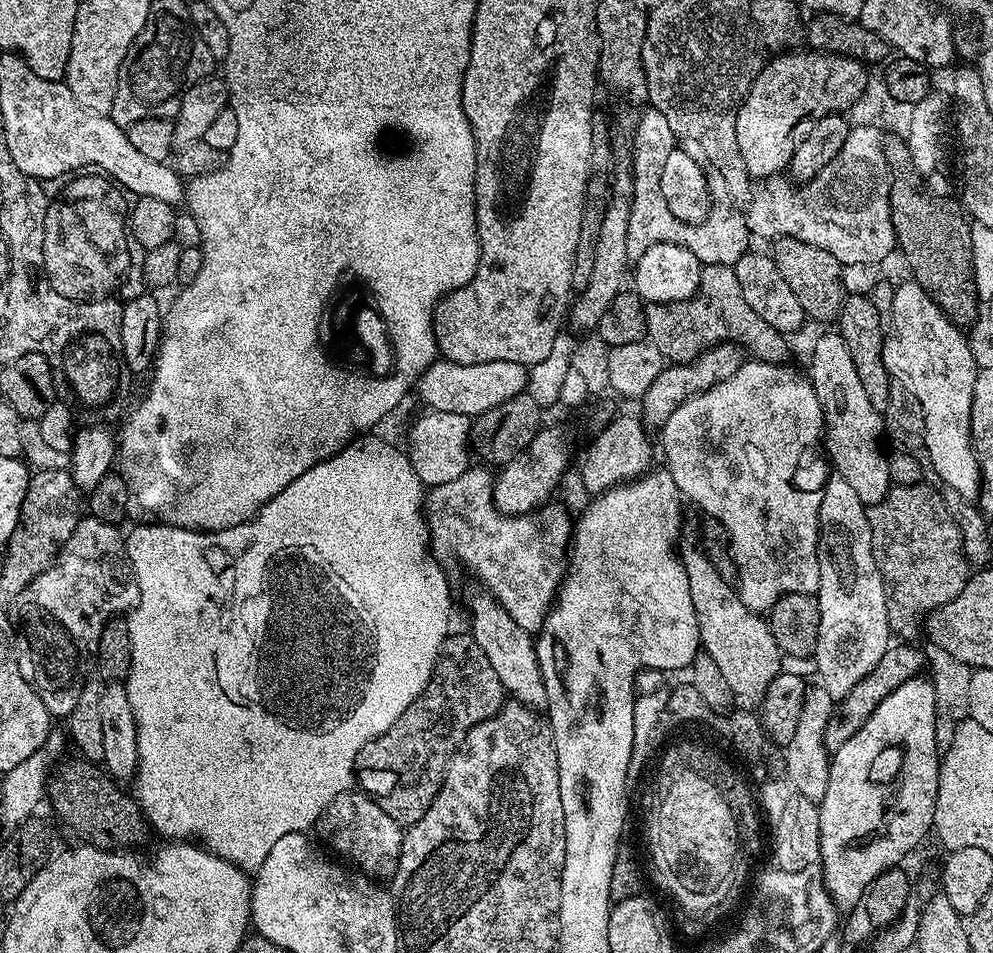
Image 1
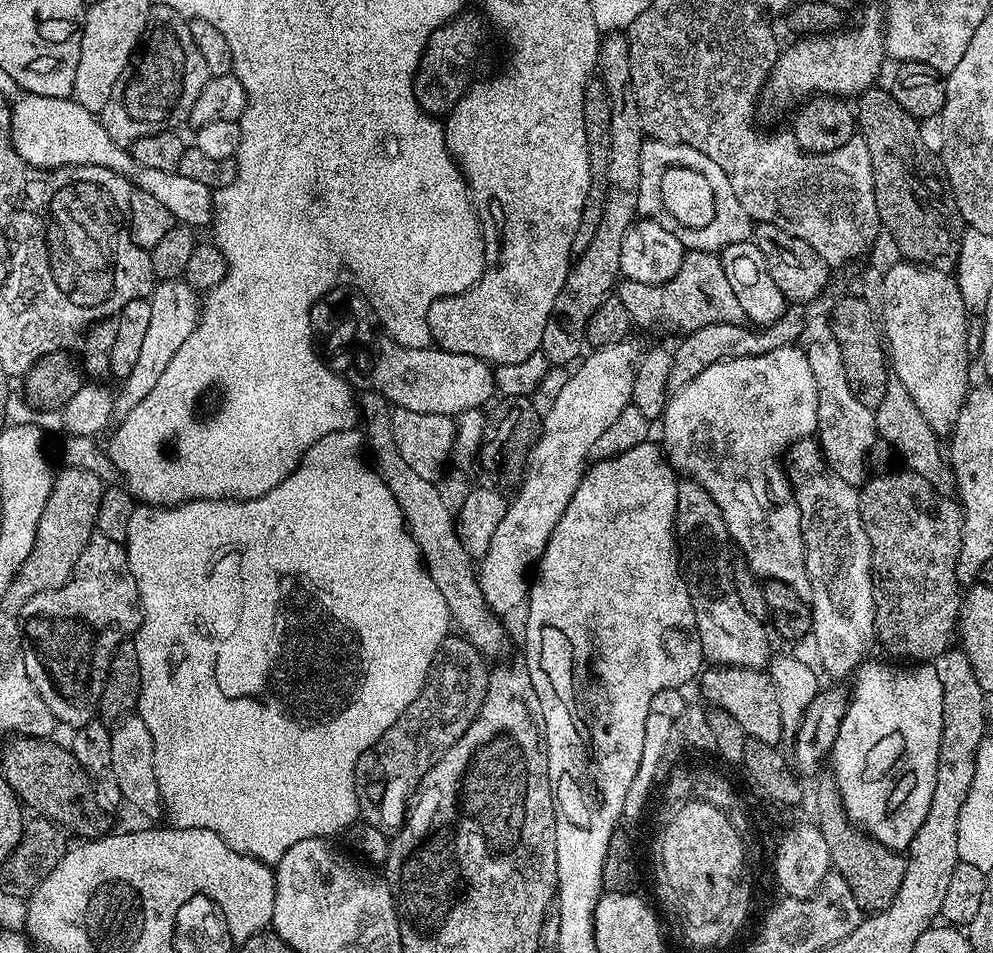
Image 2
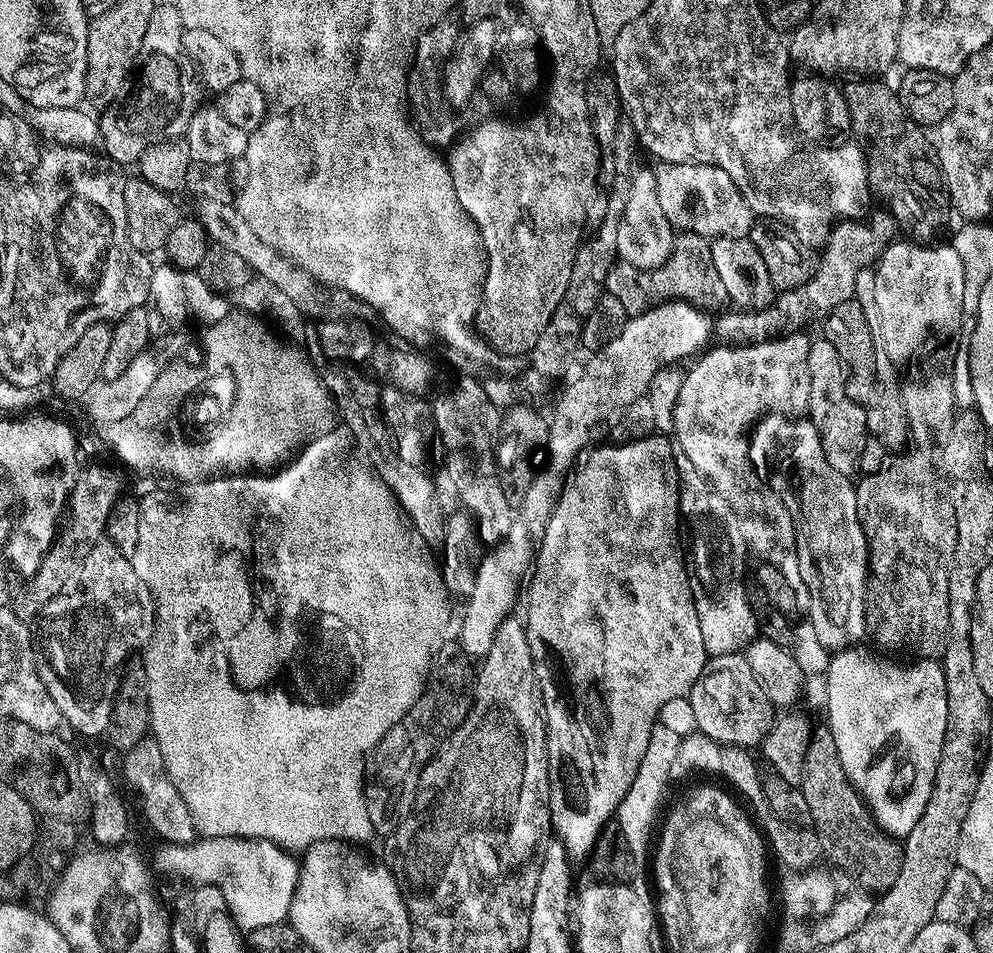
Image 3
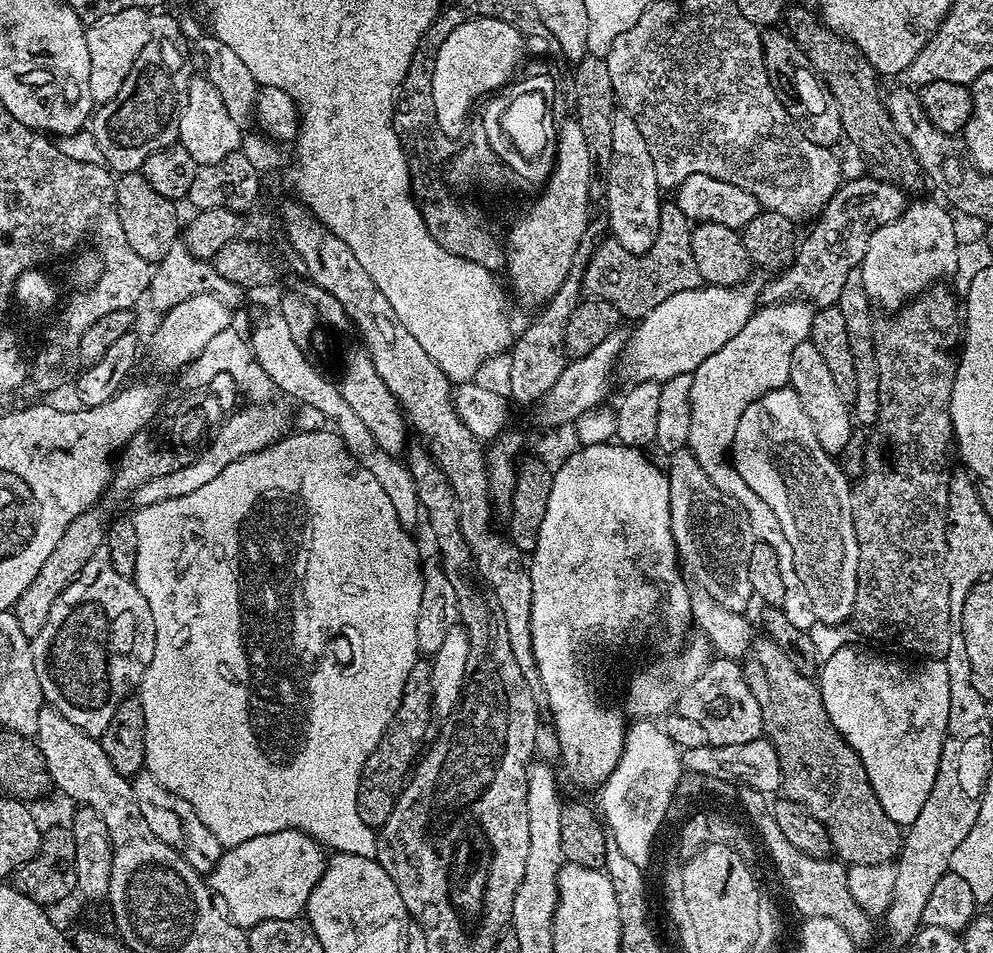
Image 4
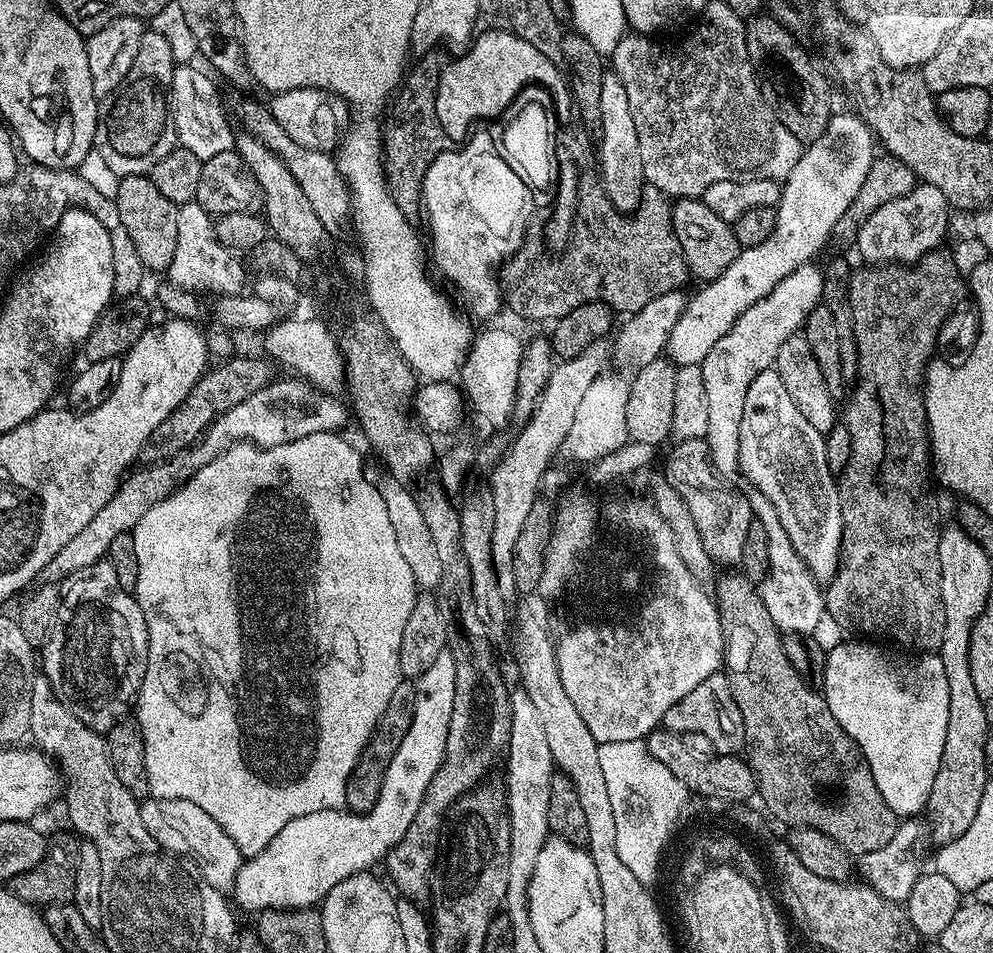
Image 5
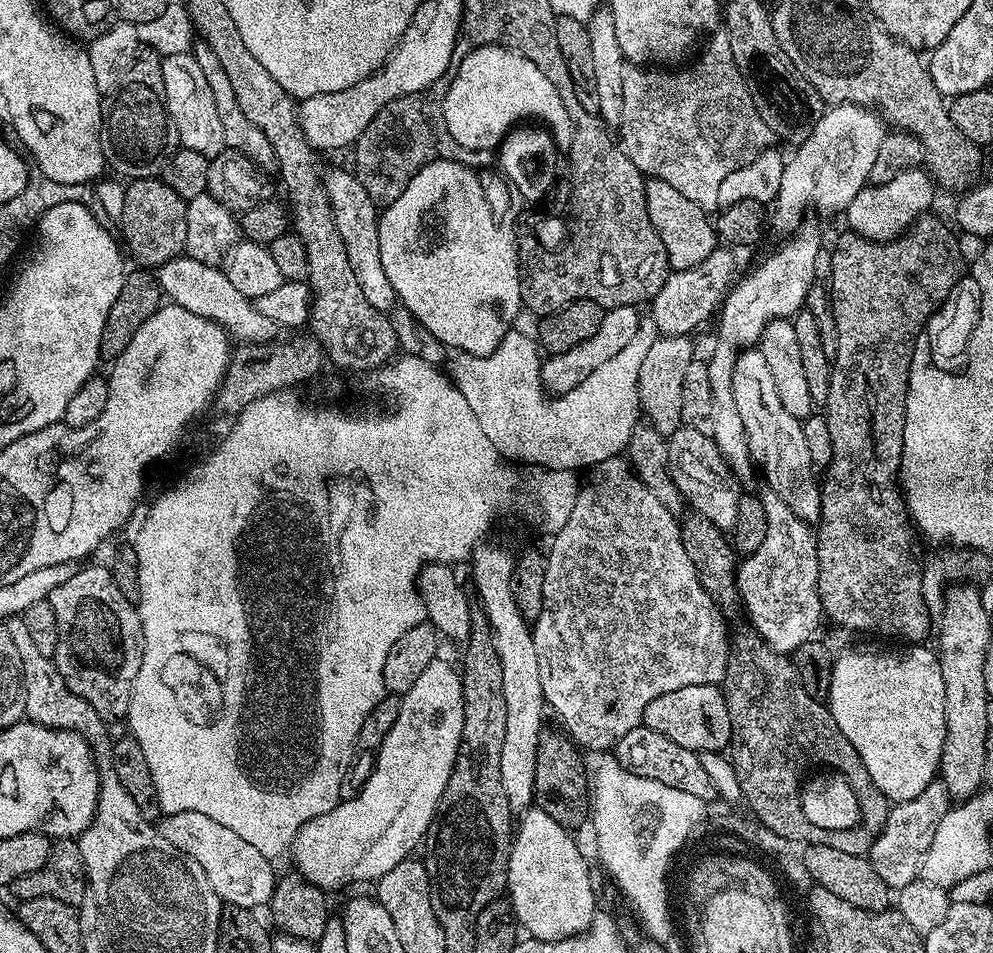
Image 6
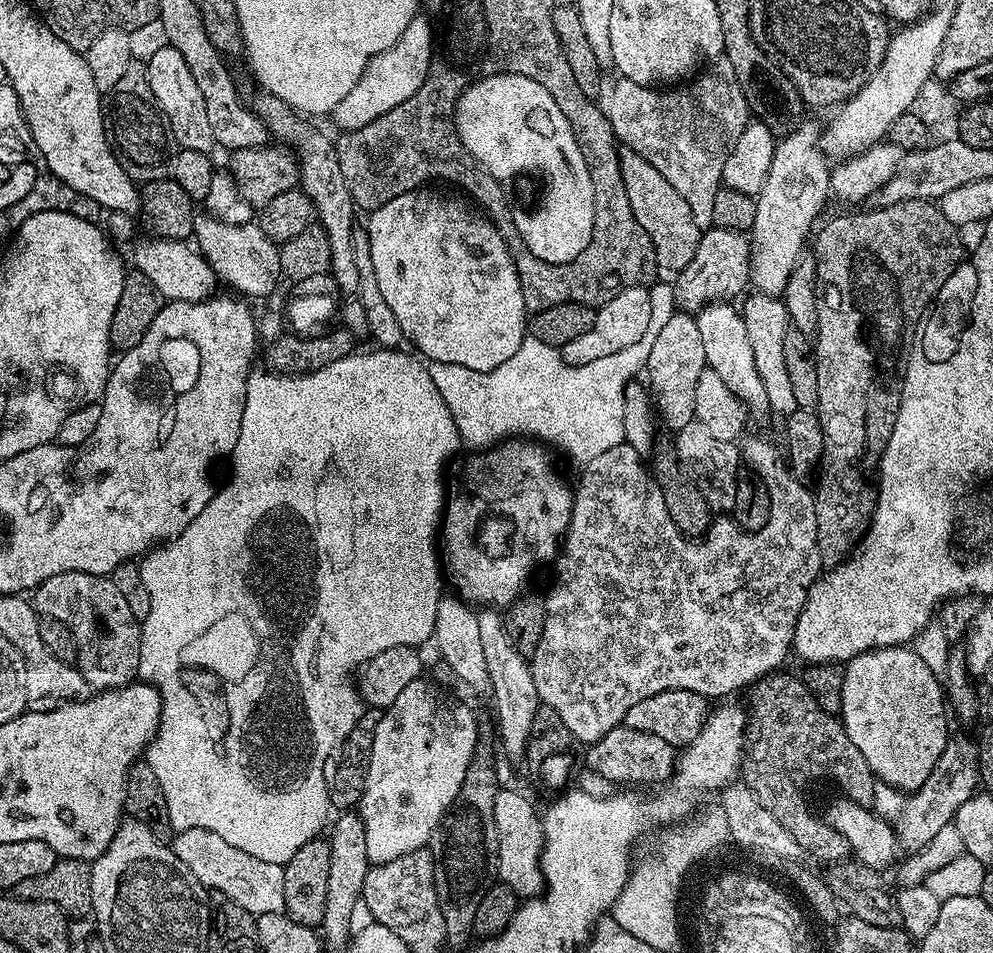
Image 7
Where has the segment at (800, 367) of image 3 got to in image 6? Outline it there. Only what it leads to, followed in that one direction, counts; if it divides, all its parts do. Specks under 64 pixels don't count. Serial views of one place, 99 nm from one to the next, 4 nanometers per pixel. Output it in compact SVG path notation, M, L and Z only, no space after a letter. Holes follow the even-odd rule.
M801 227L777 252L772 252L749 276L743 276L735 283L735 286L724 297L723 305L718 313L720 320L720 341L716 344L716 349L712 352L712 357L707 357L706 363L710 374L710 388L712 390L712 413L714 414L714 430L712 436L716 441L718 450L724 455L724 461L728 463L732 473L736 475L737 481L757 479L758 468L752 462L750 446L746 442L746 430L742 426L742 417L738 414L738 406L734 406L734 390L732 389L732 379L734 378L734 366L738 355L736 344L740 346L756 346L760 343L760 336L766 330L766 326L775 320L786 320L795 317L796 313L805 307L808 292L812 284L816 282L815 259L822 247L820 236L812 228ZM769 484L759 485L758 495L762 506L766 506L768 525L766 526L766 542L754 550L752 556L743 557L739 561L736 570L736 589L740 591L742 608L748 611L752 619L751 627L756 635L761 636L775 652L791 654L796 651L802 642L813 639L817 635L816 627L822 621L822 609L820 606L820 595L818 594L818 554L816 553L816 537L809 521L800 520L782 502L778 494Z

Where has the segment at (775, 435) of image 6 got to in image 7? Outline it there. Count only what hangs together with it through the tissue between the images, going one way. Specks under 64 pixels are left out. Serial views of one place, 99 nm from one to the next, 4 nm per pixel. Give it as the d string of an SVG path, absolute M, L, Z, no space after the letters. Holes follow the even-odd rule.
M728 302L707 304L695 313L698 331L702 334L702 347L706 350L706 365L726 382L730 394L743 400L749 409L762 410L768 408L766 389L762 386L762 378L758 375L758 366L754 366L754 350L750 346L750 337L746 334L746 322L741 309Z

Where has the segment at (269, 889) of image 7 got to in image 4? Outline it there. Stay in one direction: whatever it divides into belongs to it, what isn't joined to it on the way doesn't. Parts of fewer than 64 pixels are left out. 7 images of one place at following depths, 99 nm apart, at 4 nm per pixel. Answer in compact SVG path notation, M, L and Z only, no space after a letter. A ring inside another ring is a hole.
M146 770L131 777L130 783L138 810L142 810L142 818L146 818L146 826L150 826L152 833L190 862L195 872L211 873L212 867L220 860L222 845L214 834L210 834L210 830L206 830L206 826L202 826L202 818L194 814L190 802L178 798L178 794L170 794L170 790L163 788Z

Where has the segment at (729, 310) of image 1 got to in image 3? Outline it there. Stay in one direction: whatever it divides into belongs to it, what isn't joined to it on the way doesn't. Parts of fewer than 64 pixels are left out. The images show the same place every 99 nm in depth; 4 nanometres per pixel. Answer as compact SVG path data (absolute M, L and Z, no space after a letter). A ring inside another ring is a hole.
M680 232L673 239L672 252L661 268L641 270L623 262L613 264L604 286L607 295L622 302L629 317L640 316L667 300L683 300L705 310L723 309L729 303L726 286L718 278L718 270L714 270L711 245L696 232Z

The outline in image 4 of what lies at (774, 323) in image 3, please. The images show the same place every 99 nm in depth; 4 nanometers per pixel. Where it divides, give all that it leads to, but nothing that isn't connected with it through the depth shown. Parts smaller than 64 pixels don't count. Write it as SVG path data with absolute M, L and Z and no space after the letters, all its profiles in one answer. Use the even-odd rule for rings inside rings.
M861 174L857 180L845 179L811 225L812 233L799 241L792 263L777 275L780 277L773 284L763 285L763 303L807 302L816 308L836 306L850 270L860 266L866 254L870 234L899 218L908 207L909 197L904 196L907 196L905 189L867 174Z

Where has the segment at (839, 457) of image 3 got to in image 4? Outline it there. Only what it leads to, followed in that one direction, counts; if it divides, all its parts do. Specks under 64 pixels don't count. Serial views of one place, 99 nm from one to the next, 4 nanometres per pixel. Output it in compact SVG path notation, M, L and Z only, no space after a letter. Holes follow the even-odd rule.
M806 339L794 349L794 358L790 358L790 378L788 384L796 391L810 422L814 422L814 434L818 434L818 443L833 458L845 451L854 429L853 413L850 406L838 394L838 386L834 386L834 378L826 367L822 354L818 354L818 346Z

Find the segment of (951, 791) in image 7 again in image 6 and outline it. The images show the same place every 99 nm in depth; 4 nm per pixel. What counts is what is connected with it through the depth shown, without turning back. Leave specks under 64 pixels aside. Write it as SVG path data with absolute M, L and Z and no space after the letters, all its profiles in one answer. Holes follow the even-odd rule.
M939 778L932 780L930 786L926 786L922 794L918 794L918 798L902 800L889 807L888 818L867 855L878 878L886 882L889 890L905 888L910 886L910 882L918 879L922 858L926 858L926 850L930 850L930 842L934 842L934 834L942 830L949 807L948 791L943 780Z

